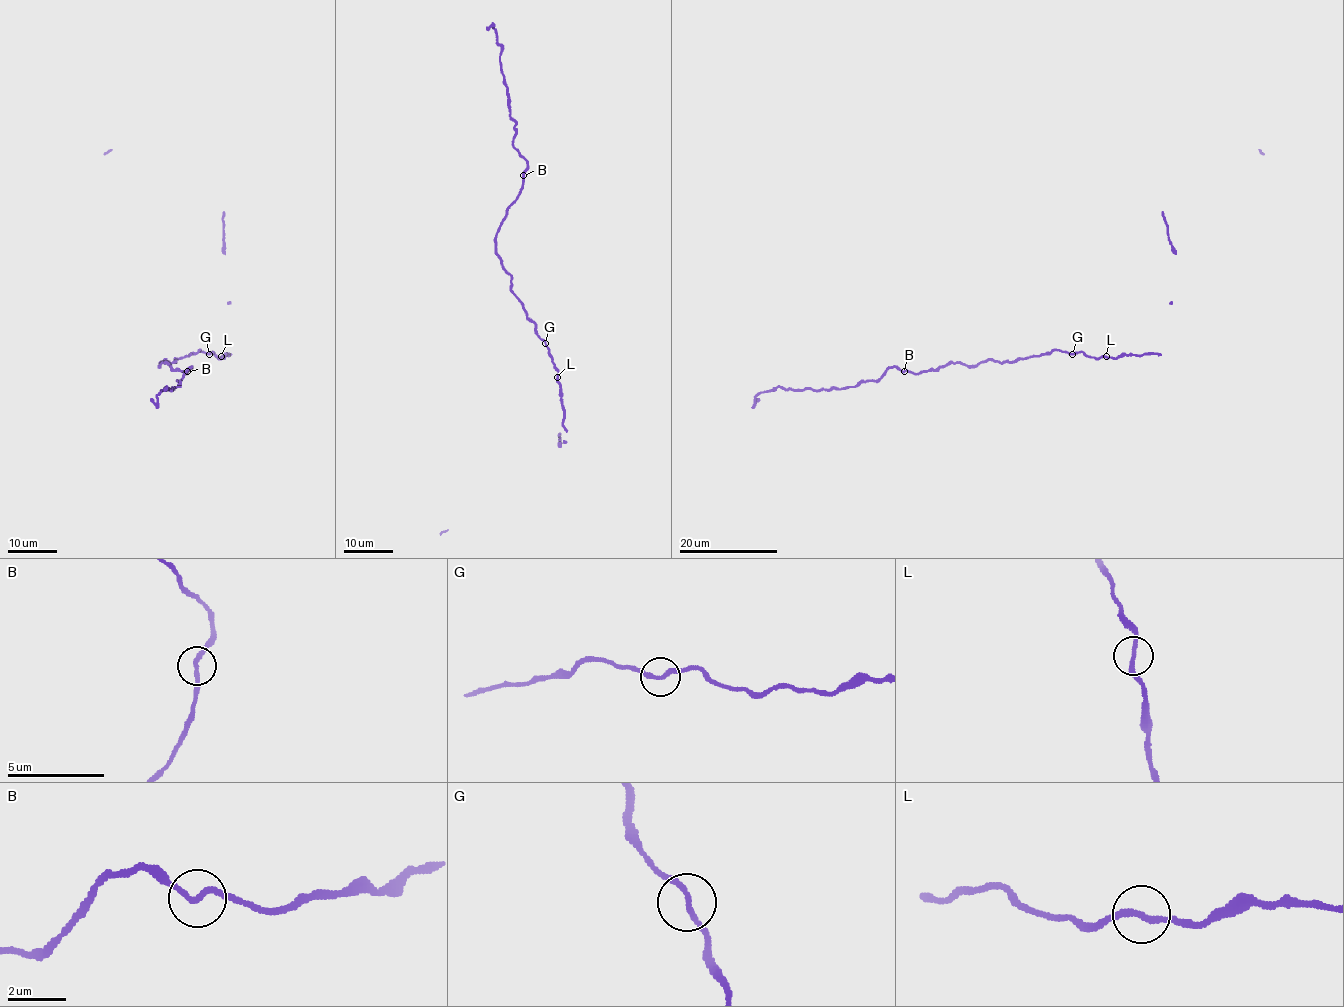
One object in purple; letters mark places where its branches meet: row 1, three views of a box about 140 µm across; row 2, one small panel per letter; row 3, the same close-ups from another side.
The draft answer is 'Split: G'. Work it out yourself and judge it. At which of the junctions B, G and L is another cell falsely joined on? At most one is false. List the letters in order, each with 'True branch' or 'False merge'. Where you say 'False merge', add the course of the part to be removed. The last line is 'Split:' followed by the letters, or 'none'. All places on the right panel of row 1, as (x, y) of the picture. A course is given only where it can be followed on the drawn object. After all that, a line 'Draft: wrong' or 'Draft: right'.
B: True branch
G: True branch
L: True branch
Split: none
Draft: wrong

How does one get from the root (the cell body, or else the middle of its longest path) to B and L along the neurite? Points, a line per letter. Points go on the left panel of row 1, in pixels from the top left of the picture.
B: (209, 354), (198, 350), (171, 363), (160, 363), (166, 363), (173, 370), (184, 374), (187, 371)
L: (209, 354), (213, 351), (218, 358), (221, 356)

